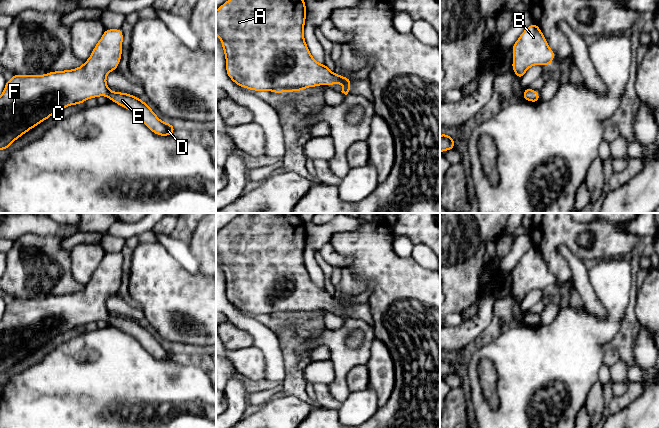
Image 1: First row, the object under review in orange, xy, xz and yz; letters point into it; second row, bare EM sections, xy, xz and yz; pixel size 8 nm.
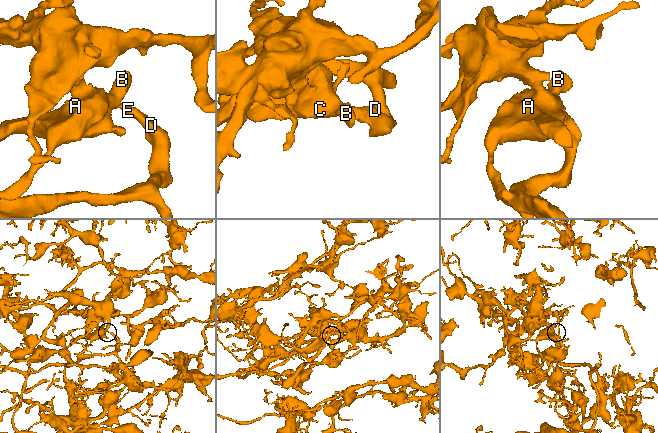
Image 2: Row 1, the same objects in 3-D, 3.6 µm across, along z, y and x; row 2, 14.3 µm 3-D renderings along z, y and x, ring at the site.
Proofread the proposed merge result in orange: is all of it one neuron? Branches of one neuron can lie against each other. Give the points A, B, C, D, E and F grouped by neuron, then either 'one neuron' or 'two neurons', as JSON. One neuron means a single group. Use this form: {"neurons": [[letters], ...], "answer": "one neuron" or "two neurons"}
{"neurons": [["A", "B", "C", "D", "E", "F"]], "answer": "one neuron"}

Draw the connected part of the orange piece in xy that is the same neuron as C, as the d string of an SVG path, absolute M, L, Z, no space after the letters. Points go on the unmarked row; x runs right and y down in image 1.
M105 253L101 263L95 269L85 287L75 293L54 295L44 299L14 298L6 305L0 320L0 374L5 374L30 353L50 342L54 337L70 330L84 327L89 322L108 320L123 332L136 338L140 344L156 359L171 360L176 352L161 345L153 334L140 322L129 317L113 316L106 308L106 300L117 291L121 284L122 253Z

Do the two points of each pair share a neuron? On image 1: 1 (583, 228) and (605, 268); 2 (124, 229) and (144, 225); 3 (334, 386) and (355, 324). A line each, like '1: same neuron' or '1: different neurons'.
1: different neurons
2: same neuron
3: same neuron

